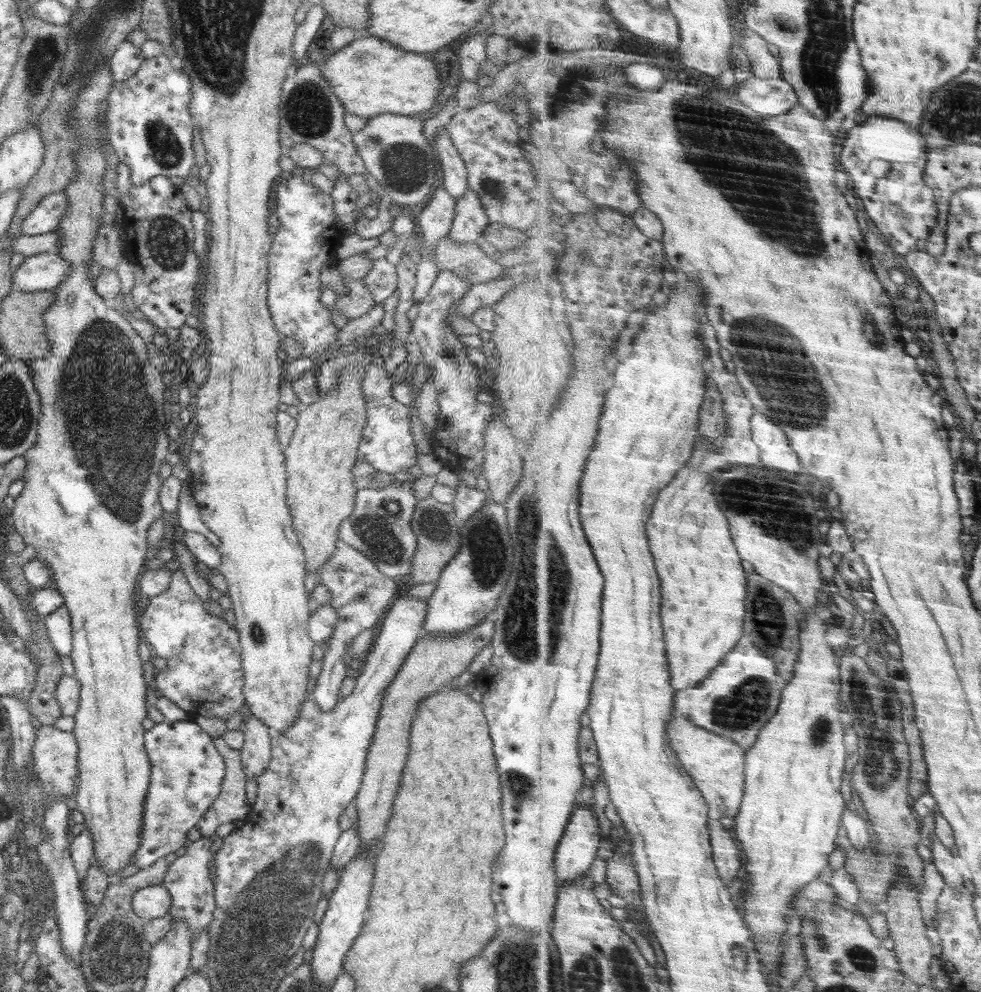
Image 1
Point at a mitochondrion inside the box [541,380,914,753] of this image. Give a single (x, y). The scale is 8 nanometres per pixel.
(778, 512)

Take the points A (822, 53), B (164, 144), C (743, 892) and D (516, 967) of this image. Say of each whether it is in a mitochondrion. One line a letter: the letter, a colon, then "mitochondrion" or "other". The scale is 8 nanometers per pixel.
A: mitochondrion
B: mitochondrion
C: other
D: mitochondrion

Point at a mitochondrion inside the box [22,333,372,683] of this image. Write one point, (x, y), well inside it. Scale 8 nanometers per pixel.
(260, 637)

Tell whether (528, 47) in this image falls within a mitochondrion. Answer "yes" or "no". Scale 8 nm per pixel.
no

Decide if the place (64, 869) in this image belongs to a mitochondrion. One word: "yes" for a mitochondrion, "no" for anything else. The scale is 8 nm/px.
no

